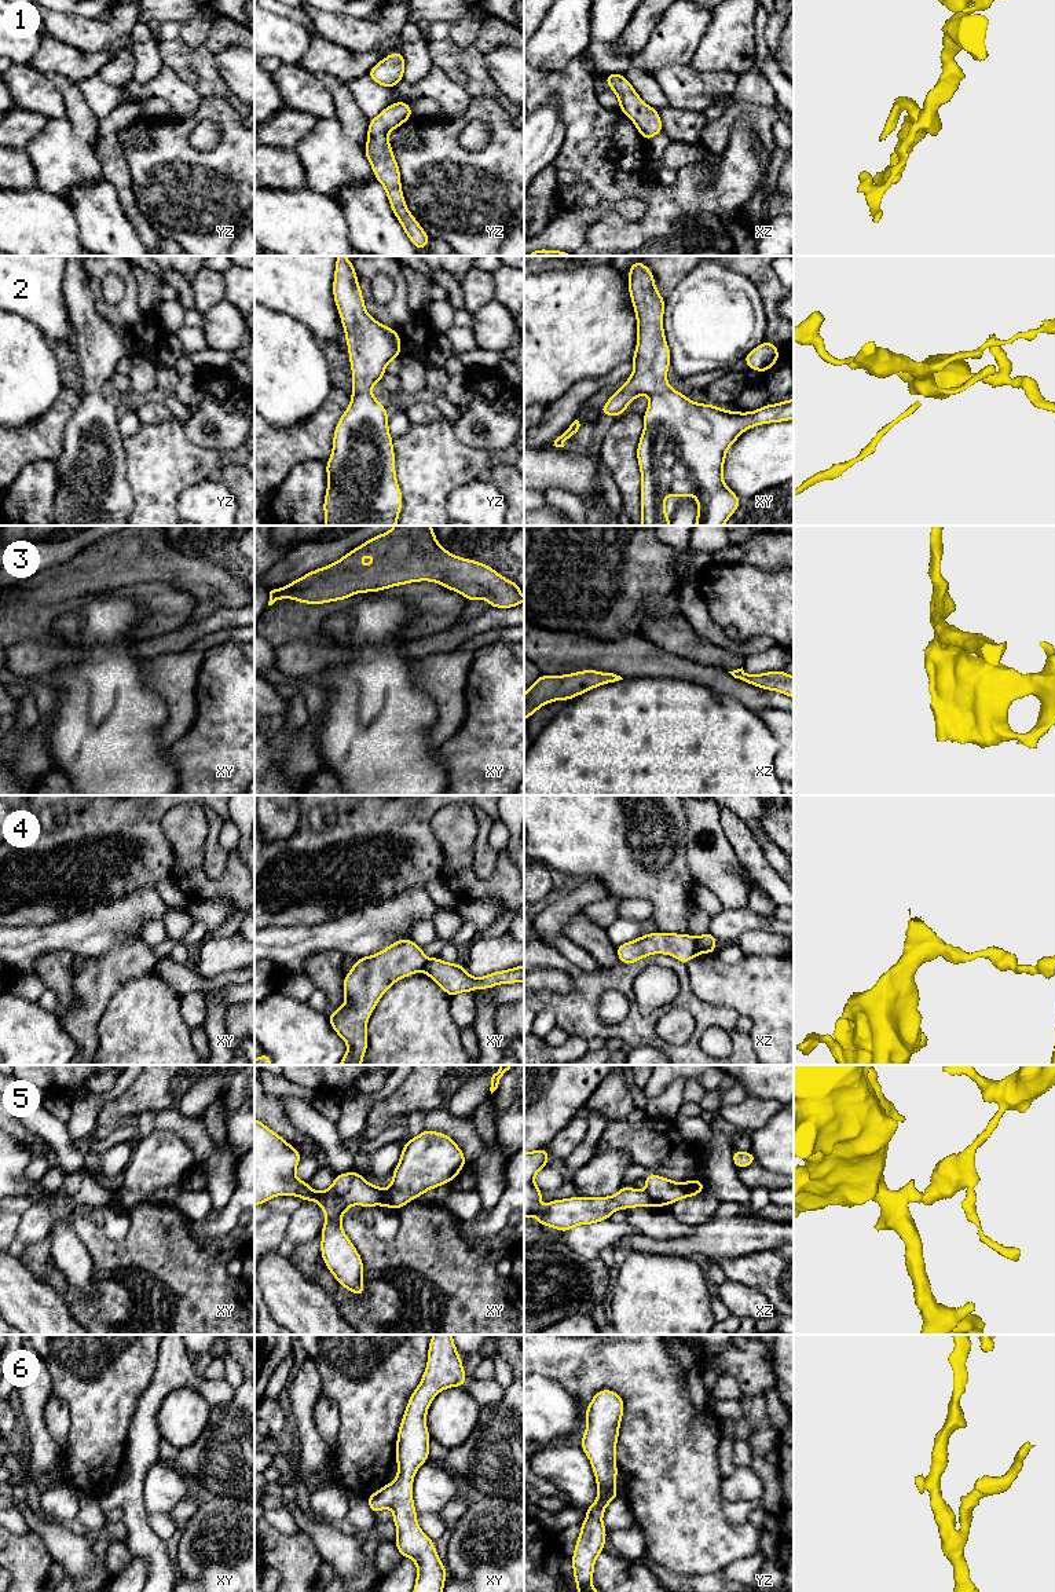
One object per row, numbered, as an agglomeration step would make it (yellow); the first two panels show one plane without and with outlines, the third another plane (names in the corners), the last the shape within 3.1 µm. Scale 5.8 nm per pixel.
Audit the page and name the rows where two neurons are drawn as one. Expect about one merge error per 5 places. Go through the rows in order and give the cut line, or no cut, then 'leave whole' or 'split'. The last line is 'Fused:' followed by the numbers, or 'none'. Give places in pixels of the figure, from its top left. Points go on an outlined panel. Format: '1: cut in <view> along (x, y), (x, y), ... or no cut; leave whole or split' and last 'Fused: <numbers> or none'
1: no cut; leave whole
2: no cut; leave whole
3: no cut; leave whole
4: cut in xz along (695, 937), (699, 952); split
5: cut in xy along (381, 1189), (378, 1204); split
6: no cut; leave whole
Fused: 4, 5

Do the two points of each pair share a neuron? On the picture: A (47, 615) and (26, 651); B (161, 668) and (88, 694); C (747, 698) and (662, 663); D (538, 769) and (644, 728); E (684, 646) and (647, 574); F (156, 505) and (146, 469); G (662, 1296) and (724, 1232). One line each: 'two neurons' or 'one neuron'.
A: two neurons
B: two neurons
C: one neuron
D: one neuron
E: one neuron
F: one neuron
G: two neurons

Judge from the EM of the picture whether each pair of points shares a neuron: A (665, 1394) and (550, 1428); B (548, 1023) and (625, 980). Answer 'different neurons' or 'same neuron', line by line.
A: different neurons
B: different neurons

